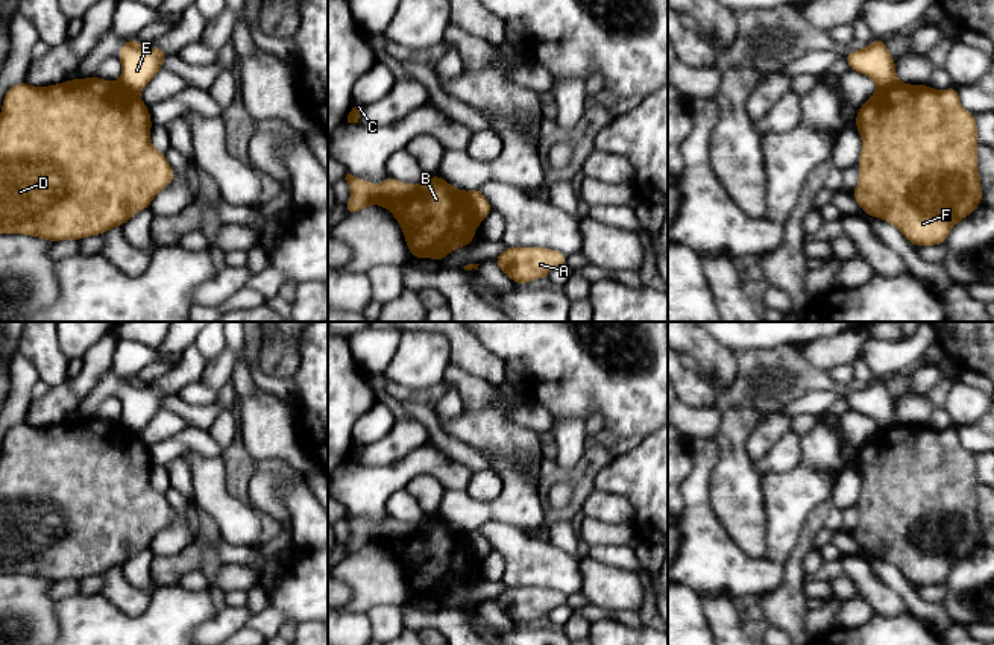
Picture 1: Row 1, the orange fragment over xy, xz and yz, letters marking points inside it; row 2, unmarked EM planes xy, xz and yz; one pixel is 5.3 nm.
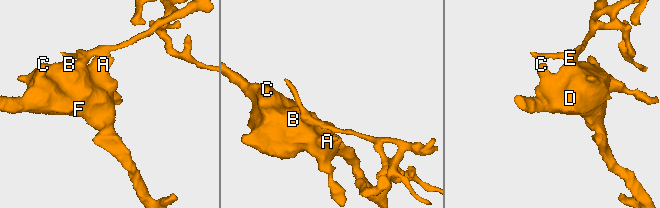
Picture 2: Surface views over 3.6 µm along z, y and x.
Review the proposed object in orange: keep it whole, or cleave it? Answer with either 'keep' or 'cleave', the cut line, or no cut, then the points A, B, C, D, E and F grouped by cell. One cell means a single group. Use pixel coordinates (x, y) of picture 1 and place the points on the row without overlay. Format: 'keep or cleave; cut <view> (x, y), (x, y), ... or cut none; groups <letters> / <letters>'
cleave; cut xz (466, 531), (474, 553), (481, 560); groups A B C D F / E

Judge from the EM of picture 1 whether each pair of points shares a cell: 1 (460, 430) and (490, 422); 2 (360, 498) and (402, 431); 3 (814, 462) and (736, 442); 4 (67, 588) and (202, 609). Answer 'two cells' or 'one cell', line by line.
1: one cell
2: two cells
3: two cells
4: two cells

